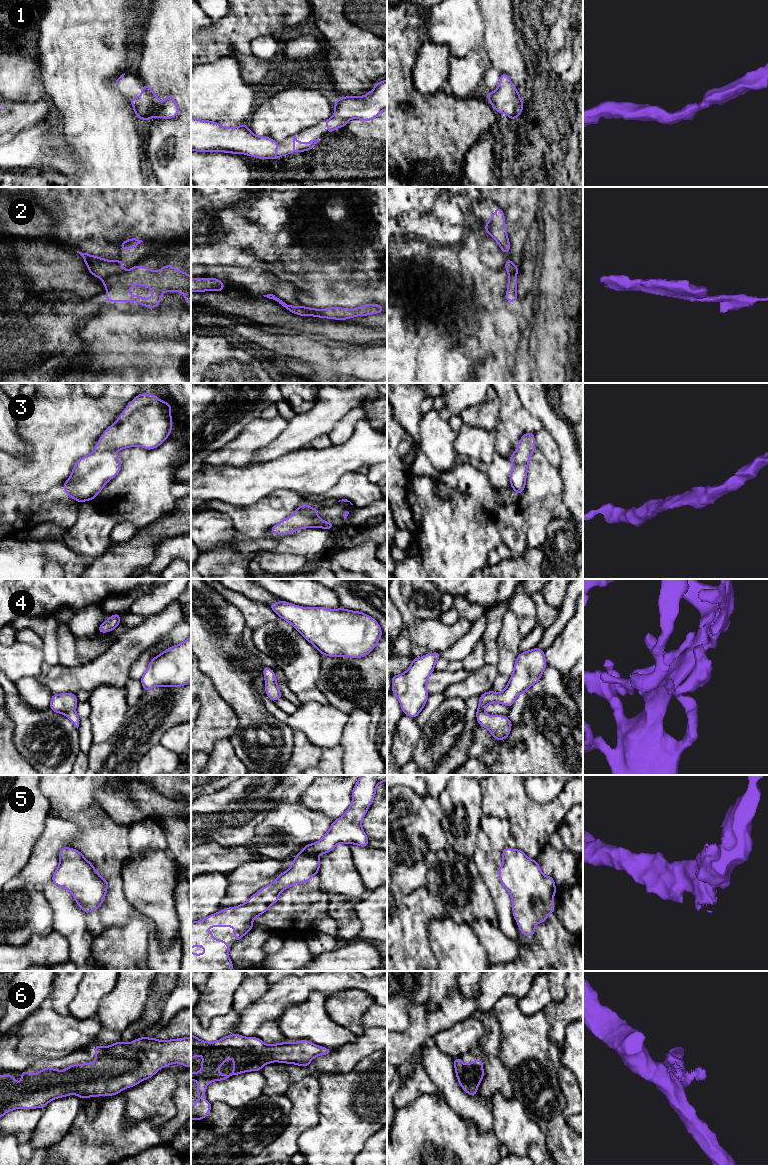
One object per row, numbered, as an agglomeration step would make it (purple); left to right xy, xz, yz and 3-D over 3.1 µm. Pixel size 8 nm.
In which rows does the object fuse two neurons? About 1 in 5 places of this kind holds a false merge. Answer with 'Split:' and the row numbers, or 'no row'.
Split: 2

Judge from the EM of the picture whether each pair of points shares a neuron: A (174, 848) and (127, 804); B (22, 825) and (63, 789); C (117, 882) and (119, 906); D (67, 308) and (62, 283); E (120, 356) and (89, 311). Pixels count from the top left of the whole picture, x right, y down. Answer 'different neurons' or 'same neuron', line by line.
A: same neuron
B: different neurons
C: same neuron
D: different neurons
E: different neurons

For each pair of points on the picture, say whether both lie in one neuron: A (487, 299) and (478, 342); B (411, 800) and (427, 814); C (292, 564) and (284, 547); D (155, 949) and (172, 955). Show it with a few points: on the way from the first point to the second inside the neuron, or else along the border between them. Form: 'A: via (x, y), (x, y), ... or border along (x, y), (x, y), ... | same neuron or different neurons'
A: via (478, 310), (478, 331) | same neuron
B: border along (423, 798), (417, 815), (406, 827) | different neurons
C: border along (271, 551), (301, 555), (309, 562) | different neurons
D: via (159, 953), (161, 955), (168, 955) | same neuron

